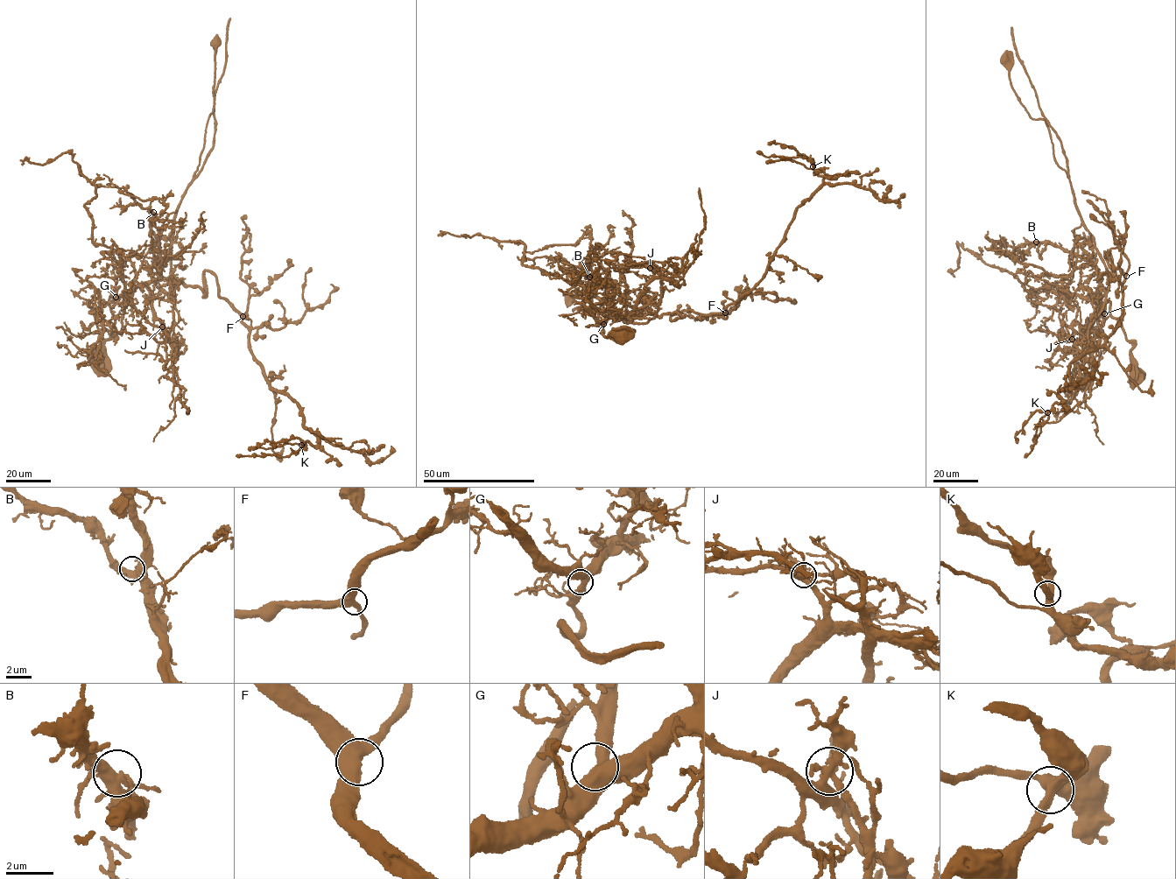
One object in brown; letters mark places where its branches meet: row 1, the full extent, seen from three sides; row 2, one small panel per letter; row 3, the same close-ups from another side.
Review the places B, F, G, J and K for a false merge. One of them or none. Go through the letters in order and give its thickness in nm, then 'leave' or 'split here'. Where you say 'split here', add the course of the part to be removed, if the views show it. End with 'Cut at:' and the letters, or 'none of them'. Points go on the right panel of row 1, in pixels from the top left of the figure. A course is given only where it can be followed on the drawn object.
B: calibre 360 nm; leave
F: calibre 480 nm; leave
G: calibre 480 nm; leave
J: calibre 320 nm; split here; course (1072, 339), (1081, 350), (1090, 323), (1103, 305), (1109, 272), (1078, 209), (1059, 138), (1039, 107), (1010, 27)
K: calibre 400 nm; leave
Cut at: J

